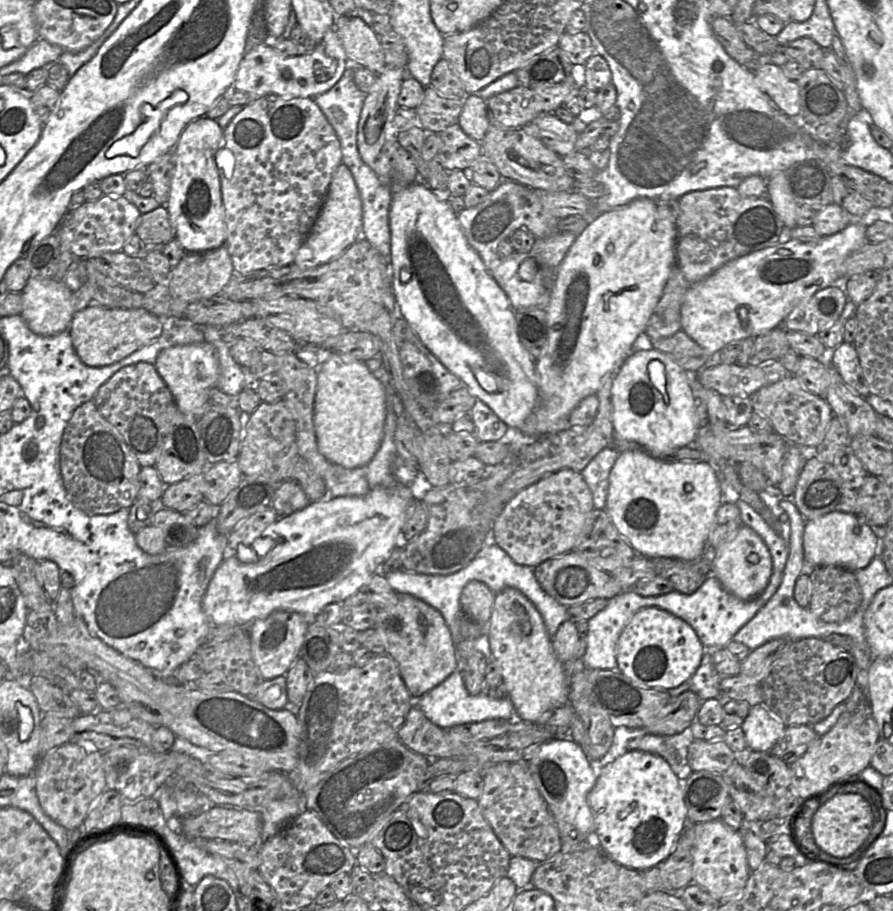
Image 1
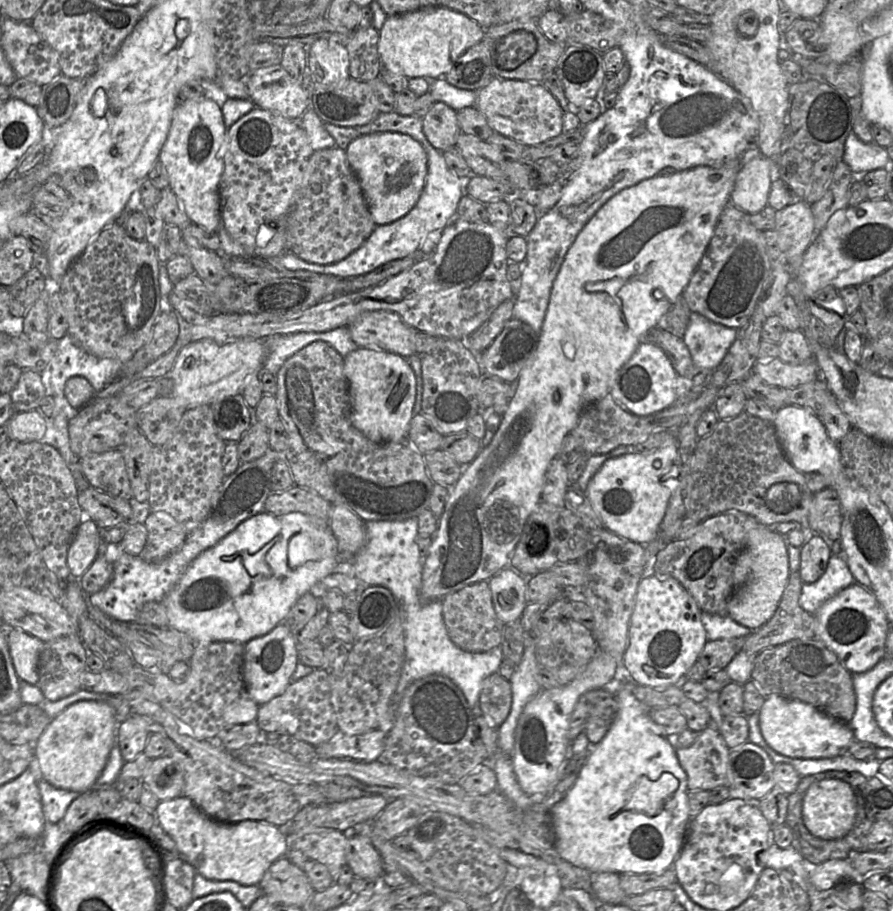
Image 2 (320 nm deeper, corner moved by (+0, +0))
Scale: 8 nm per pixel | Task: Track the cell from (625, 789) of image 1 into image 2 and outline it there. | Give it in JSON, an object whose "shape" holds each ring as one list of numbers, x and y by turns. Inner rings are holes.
{"shape":[[632,682,620,685,616,693,618,703,617,715,604,738,596,745,591,745,590,754,586,763,581,768,575,783,565,795,550,810,552,829,554,833,554,847,559,856,568,863,586,869,589,872,614,872,618,874,662,874,673,867,678,857,686,836,688,834,690,814,687,798,687,775,681,767,675,748,670,743,663,727,656,724,648,714,648,708,644,706,631,691]]}

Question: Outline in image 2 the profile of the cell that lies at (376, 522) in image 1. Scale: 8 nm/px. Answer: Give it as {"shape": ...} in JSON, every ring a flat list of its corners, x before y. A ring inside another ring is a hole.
{"shape":[[262,511,240,523,191,563,162,601,168,615,168,626,185,633,195,644,221,641,246,644,283,623,298,598,313,588,318,588,320,581,338,562,339,546,329,523,318,523,299,512,275,516]]}

